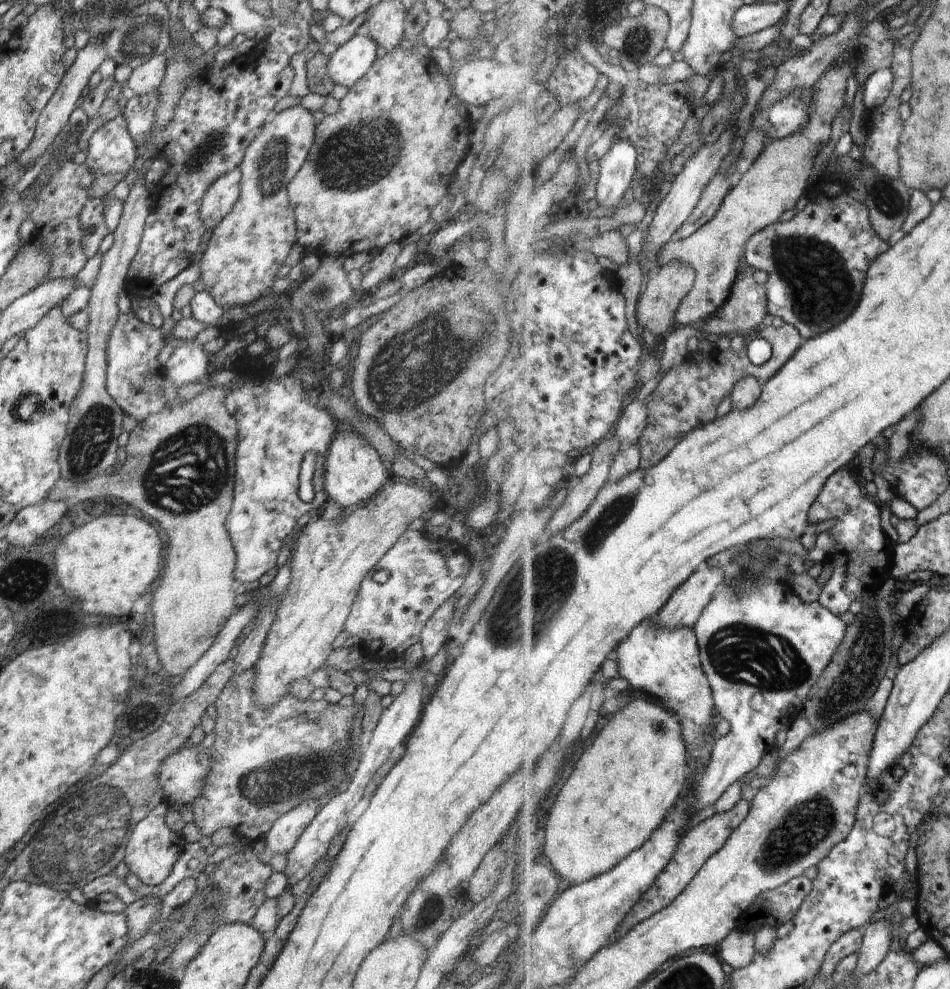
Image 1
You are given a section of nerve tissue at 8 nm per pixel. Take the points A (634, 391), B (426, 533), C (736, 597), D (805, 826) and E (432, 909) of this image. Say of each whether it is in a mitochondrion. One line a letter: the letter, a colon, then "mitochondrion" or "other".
A: other
B: other
C: mitochondrion
D: mitochondrion
E: mitochondrion

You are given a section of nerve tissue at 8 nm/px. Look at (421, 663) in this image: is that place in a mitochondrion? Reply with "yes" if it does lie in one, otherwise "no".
no

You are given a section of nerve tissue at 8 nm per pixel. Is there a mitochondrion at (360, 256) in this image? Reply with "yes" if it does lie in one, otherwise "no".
no

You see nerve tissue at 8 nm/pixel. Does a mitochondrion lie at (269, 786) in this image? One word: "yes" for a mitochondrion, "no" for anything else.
yes

